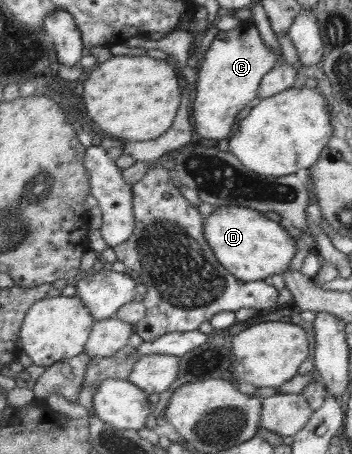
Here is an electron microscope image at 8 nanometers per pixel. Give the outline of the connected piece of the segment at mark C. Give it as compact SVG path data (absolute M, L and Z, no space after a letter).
M240 25L234 30L220 30L200 64L196 99L191 109L191 120L198 137L210 140L229 138L238 112L258 98L258 86L264 75L285 62L282 52L272 51L264 45L256 26Z

